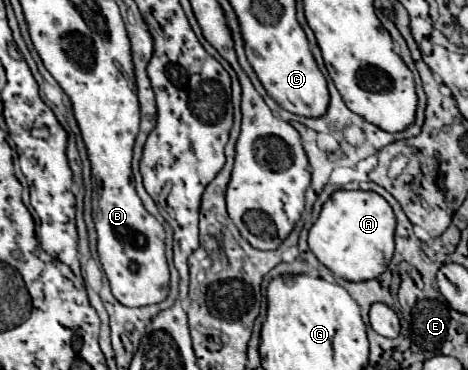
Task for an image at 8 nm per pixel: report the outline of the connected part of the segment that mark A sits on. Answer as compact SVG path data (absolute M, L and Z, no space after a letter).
M335 191L309 231L309 249L335 275L345 281L379 277L395 251L395 215L389 203L373 191Z

